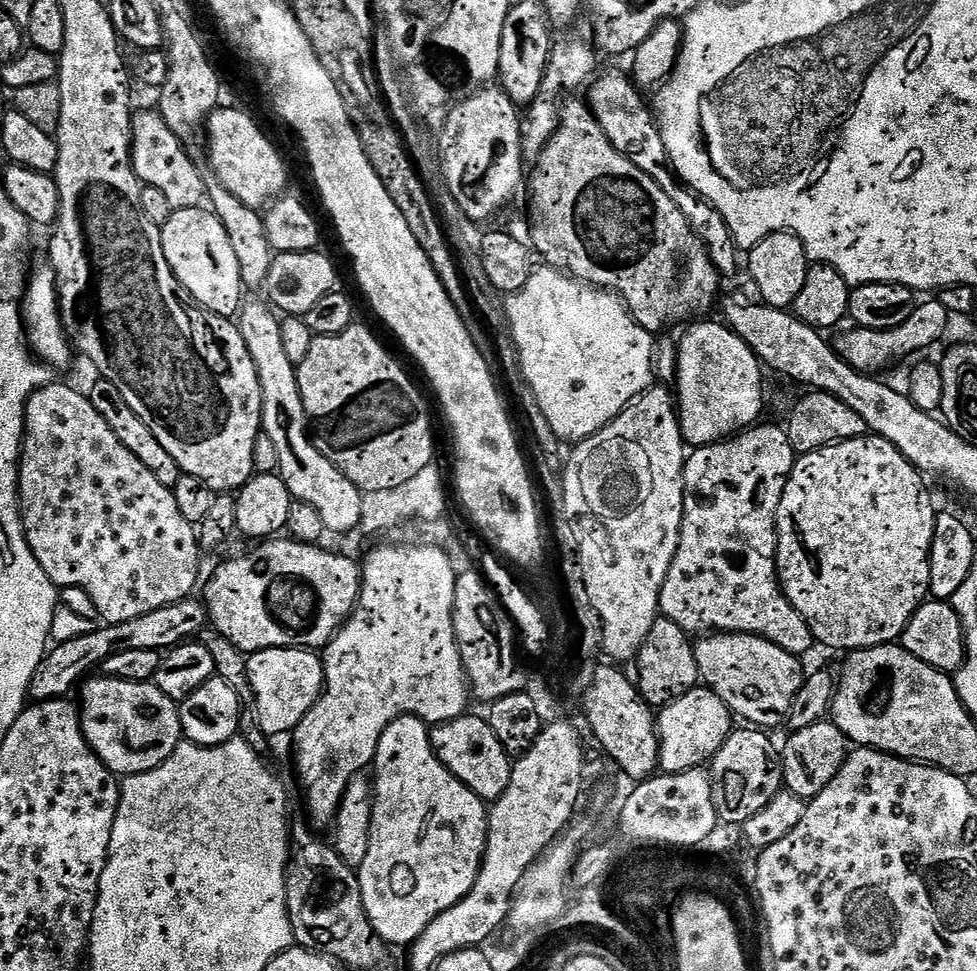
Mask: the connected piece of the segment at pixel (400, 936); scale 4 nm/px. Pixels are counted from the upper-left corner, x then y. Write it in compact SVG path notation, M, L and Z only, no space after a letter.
M400 716L394 722L390 722L390 726L386 726L386 730L378 742L378 750L374 761L375 768L376 780L374 779L374 795L372 797L370 842L366 846L366 858L362 858L362 862L358 866L362 902L366 906L366 914L374 926L374 930L384 939L385 944L389 946L395 946L395 944L410 946L422 934L422 930L426 930L426 926L430 926L430 922L434 922L434 918L438 918L438 914L442 914L442 910L450 910L450 906L462 902L462 898L466 898L466 894L470 894L470 890L480 873L480 864L484 861L484 851L488 845L489 809L486 807L485 801L470 791L437 758L436 751L432 748L432 734L429 725L425 724L423 720L419 720L416 716Z

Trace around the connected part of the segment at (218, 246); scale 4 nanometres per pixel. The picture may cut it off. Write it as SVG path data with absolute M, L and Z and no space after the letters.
M204 206L177 208L170 222L160 229L160 237L166 262L170 262L170 270L189 296L201 308L214 314L235 317L242 307L238 258L234 255L234 246L230 246L230 234L226 234L226 226L222 226L215 212Z

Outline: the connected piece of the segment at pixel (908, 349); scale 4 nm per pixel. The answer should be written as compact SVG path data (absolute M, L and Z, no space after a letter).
M938 298L925 300L928 300L925 304L924 301L917 303L914 314L910 314L910 318L902 322L902 326L894 326L894 330L879 332L869 328L853 327L852 332L846 333L844 341L838 344L838 351L844 357L844 361L862 374L880 374L892 359L900 360L903 356L924 352L931 344L938 343L948 328L950 313Z

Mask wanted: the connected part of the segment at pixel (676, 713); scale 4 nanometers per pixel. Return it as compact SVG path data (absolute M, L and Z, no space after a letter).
M697 686L682 694L682 698L659 709L656 731L660 733L659 771L685 772L711 761L728 735L734 731L734 717L726 702L722 702L722 698L718 698L711 688Z

